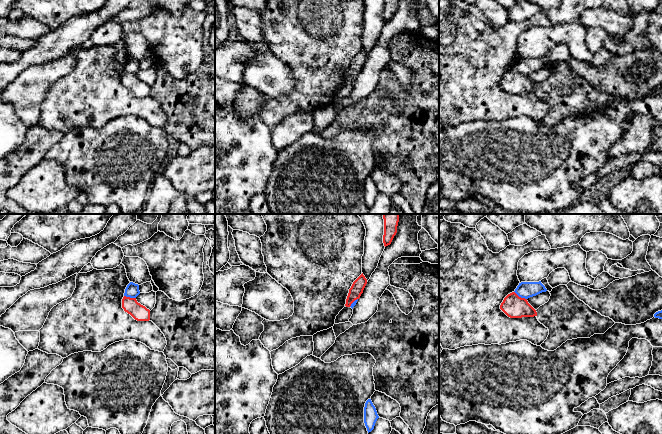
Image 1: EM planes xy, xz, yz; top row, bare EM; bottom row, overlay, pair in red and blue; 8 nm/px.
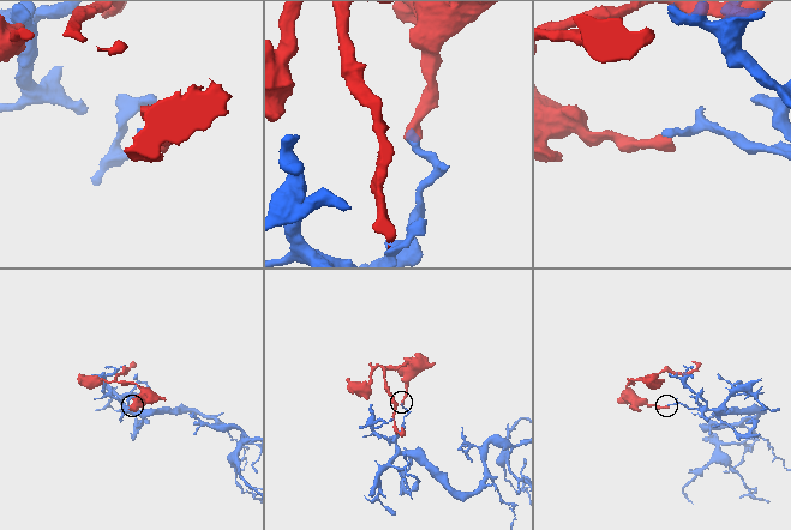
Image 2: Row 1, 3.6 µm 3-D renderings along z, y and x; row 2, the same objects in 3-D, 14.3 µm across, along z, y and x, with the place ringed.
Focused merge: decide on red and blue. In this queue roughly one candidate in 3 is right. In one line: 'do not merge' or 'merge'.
do not merge

